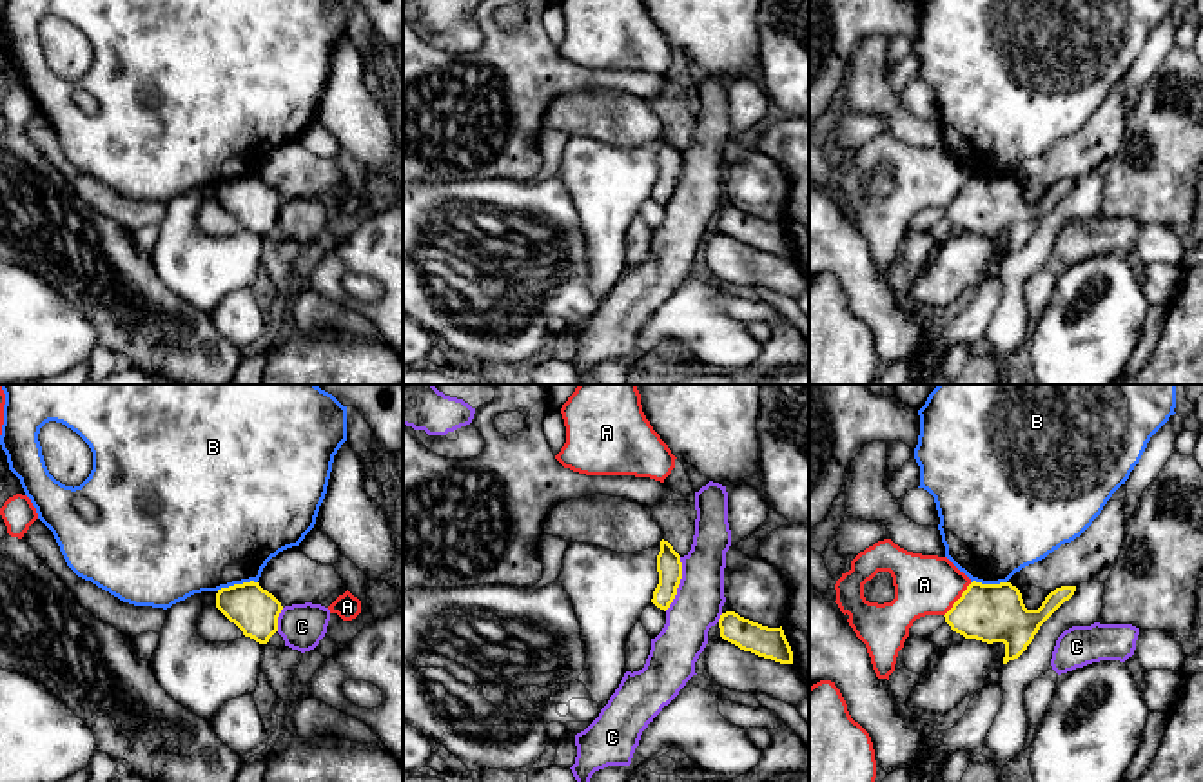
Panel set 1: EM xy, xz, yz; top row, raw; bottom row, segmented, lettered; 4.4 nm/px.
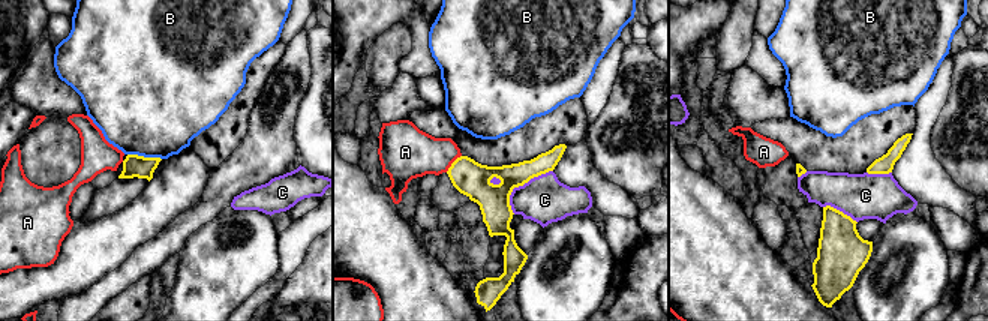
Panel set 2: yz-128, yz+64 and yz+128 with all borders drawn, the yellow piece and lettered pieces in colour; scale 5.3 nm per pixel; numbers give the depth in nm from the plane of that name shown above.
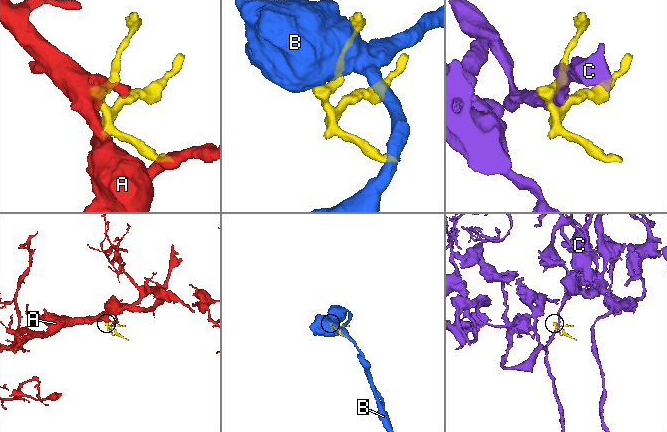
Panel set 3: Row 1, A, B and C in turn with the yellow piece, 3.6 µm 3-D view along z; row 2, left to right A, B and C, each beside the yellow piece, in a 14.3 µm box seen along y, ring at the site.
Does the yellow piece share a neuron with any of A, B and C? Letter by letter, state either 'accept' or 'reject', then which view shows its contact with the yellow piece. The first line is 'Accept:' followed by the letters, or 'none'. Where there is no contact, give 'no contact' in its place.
Accept: none
A: reject | yz
B: reject | xy
C: reject | xz

